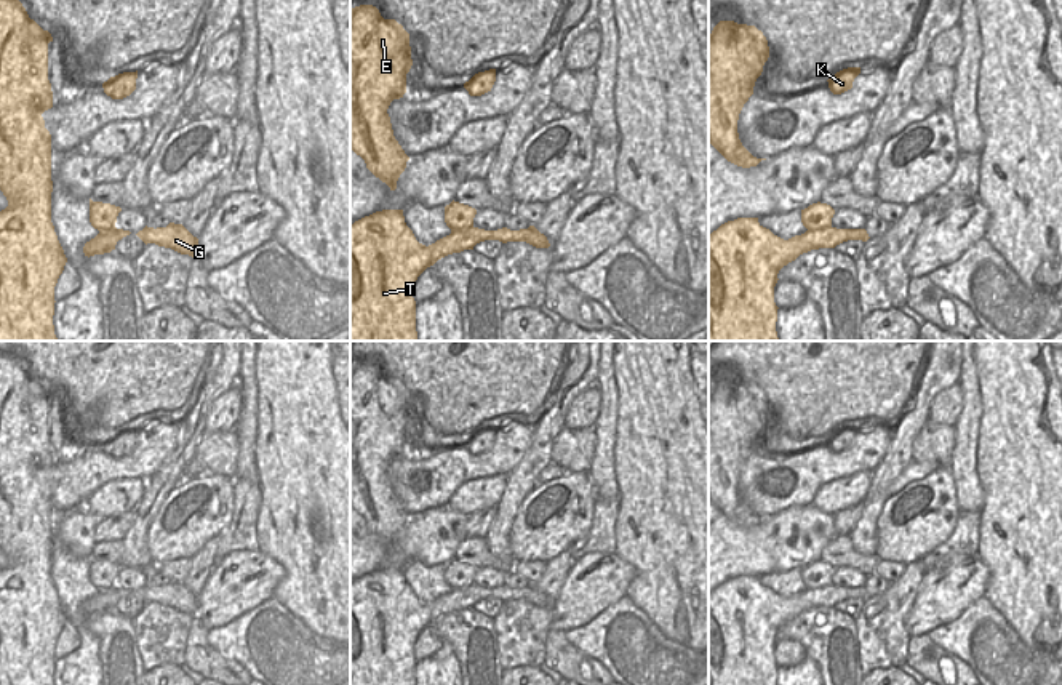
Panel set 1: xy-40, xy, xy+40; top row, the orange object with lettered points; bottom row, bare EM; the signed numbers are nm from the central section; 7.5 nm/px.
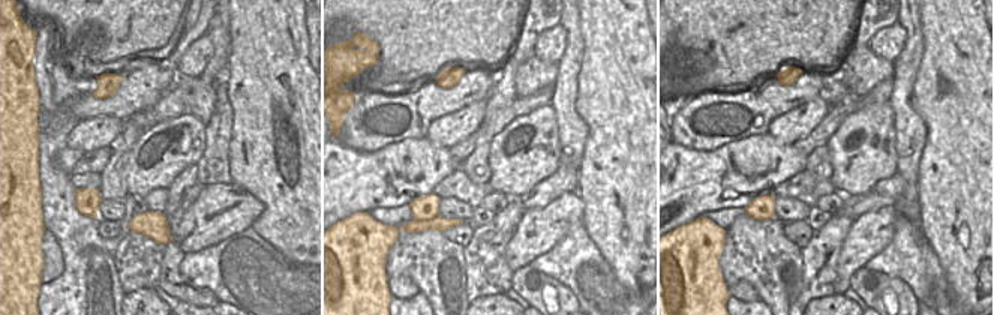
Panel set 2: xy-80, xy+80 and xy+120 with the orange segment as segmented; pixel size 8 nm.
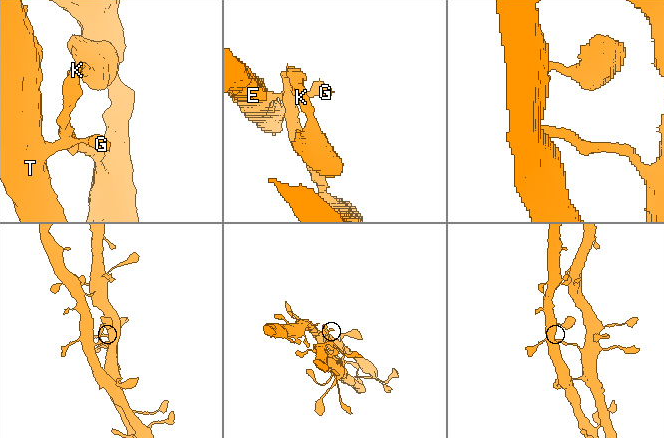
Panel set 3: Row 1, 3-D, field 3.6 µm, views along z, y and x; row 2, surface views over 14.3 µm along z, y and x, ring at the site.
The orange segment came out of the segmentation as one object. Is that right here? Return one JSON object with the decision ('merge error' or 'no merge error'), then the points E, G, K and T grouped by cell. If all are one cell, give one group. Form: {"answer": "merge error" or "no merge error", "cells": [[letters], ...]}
{"answer": "merge error", "cells": [["E", "G", "T"], ["K"]]}

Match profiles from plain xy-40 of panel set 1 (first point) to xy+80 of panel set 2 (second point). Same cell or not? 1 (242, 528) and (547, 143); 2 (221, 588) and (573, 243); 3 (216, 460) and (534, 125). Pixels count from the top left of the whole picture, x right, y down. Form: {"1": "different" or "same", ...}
{"1": "different", "2": "different", "3": "different"}

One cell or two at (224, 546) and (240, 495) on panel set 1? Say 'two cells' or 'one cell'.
one cell

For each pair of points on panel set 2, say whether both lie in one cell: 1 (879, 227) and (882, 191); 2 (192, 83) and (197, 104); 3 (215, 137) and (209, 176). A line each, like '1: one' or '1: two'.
1: two
2: one
3: one

